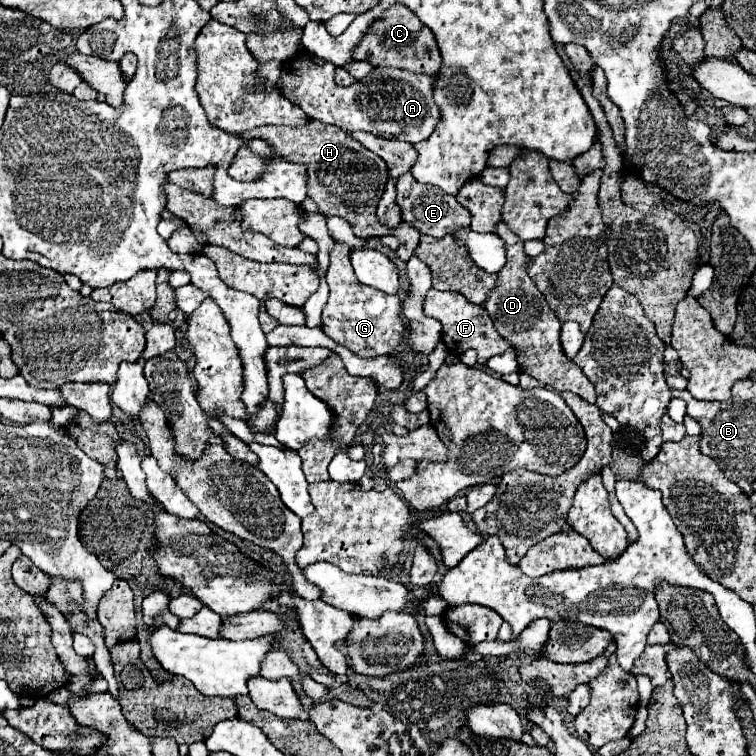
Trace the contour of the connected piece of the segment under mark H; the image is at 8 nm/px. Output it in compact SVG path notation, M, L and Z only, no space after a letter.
M309 119L299 129L285 125L261 125L243 133L243 137L261 137L267 143L271 141L279 157L295 163L305 163L309 175L307 197L311 197L319 205L323 215L339 215L347 219L357 237L395 235L401 241L396 254L403 261L409 261L409 257L415 253L421 237L417 229L411 229L407 221L401 221L397 229L387 229L387 225L379 225L379 219L375 215L377 203L389 177L387 163L379 159L377 153L371 153L369 149L359 145L359 141L341 131L337 125L327 125L315 119Z

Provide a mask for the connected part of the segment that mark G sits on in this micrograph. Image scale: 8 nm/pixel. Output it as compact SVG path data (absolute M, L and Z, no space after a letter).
M335 245L331 251L331 263L327 269L327 285L331 289L329 301L323 309L323 323L321 329L327 337L335 343L347 347L357 357L373 359L373 357L401 357L407 325L401 319L401 301L397 295L387 295L369 285L359 283L351 269L351 249L345 245Z

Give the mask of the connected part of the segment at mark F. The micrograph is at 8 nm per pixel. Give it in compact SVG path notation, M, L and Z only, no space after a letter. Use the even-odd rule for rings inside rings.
M431 287L425 297L425 315L437 319L443 325L441 337L453 355L461 355L465 349L477 349L477 363L485 365L493 355L507 351L505 339L495 331L491 317L481 309L481 305L467 301L455 291L437 291Z

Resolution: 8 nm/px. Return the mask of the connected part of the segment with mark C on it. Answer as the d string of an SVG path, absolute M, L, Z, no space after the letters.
M403 5L389 7L381 19L377 19L365 39L359 43L359 61L367 61L373 67L399 67L413 73L435 77L441 69L441 53L433 33Z

